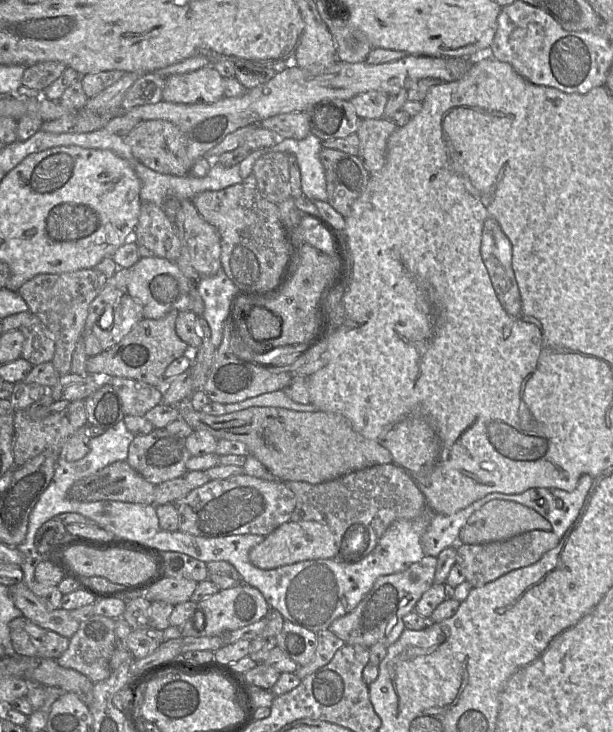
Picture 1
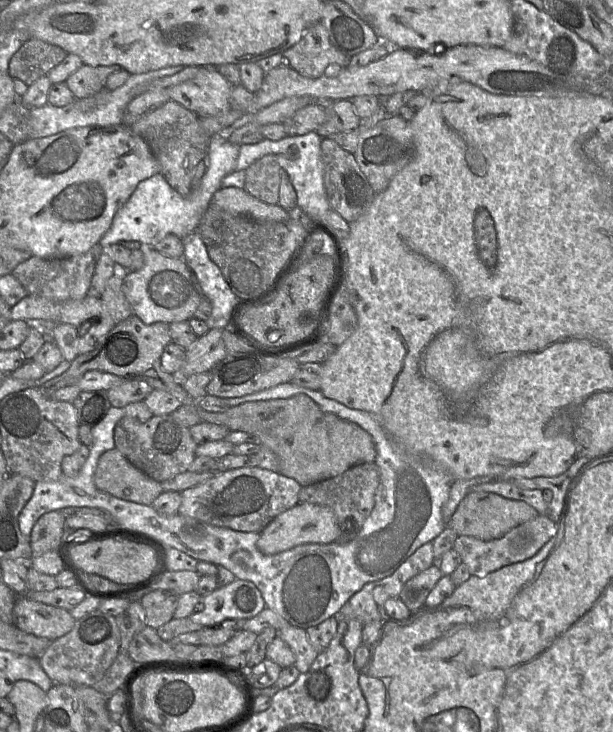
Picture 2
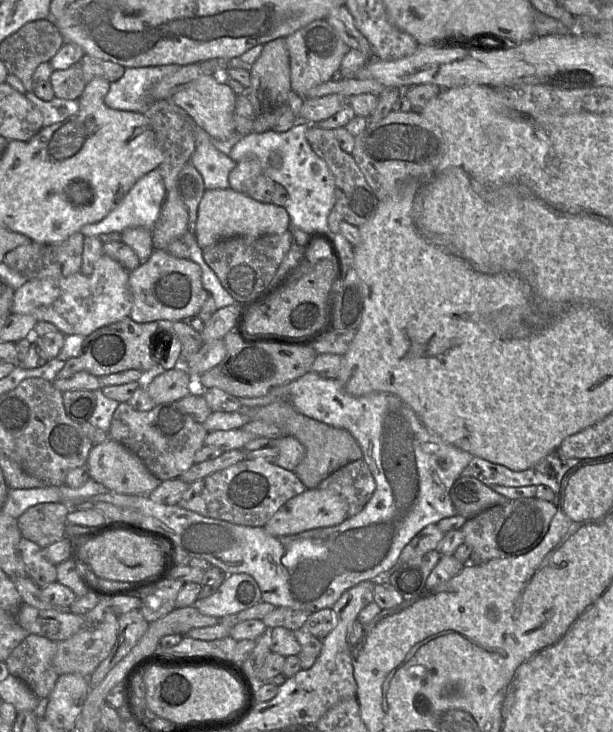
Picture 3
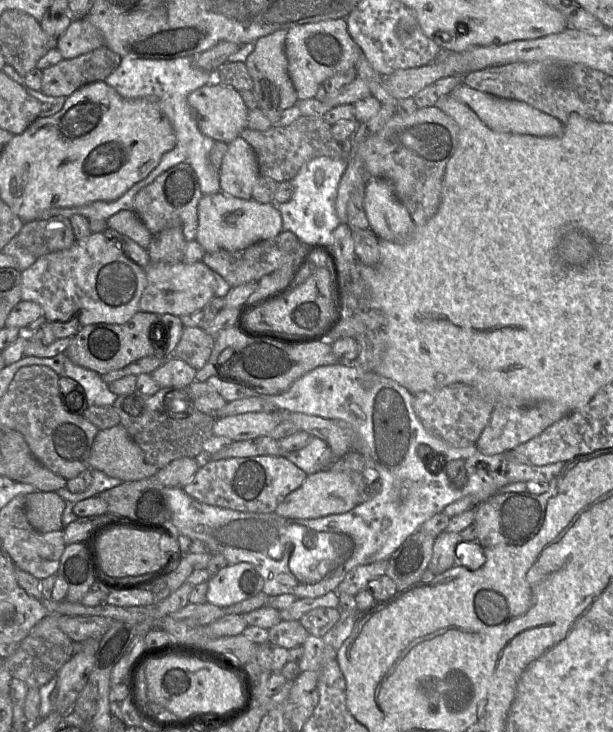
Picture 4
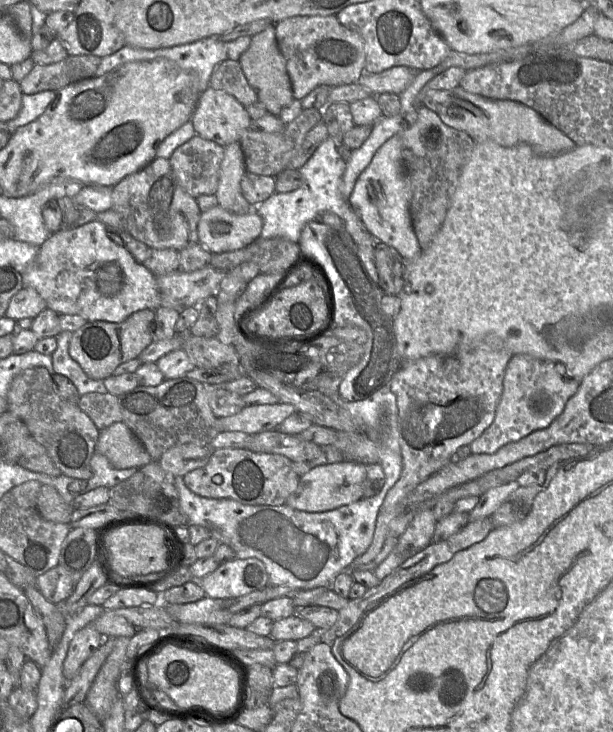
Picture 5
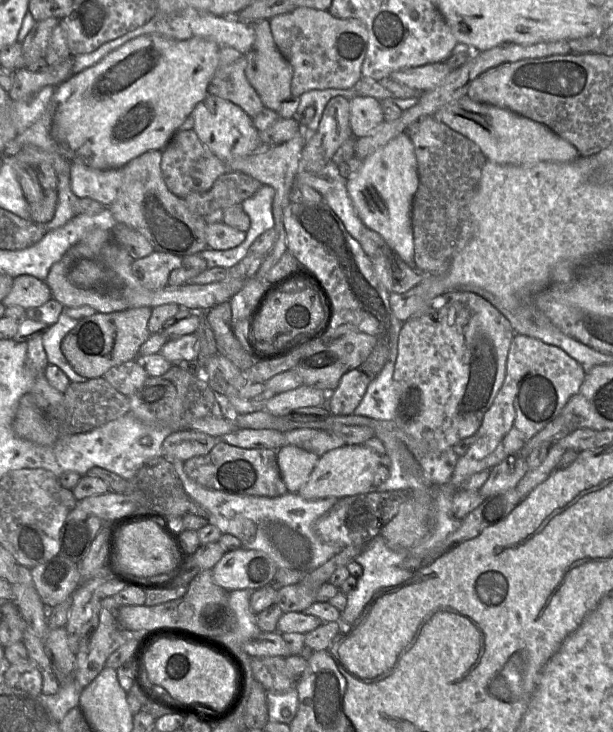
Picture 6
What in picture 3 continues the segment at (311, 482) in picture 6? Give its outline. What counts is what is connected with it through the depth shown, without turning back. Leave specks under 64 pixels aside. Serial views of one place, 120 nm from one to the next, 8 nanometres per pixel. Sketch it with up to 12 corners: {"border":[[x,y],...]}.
{"border":[[306,489],[263,528],[274,537],[339,525],[348,518],[340,495]]}

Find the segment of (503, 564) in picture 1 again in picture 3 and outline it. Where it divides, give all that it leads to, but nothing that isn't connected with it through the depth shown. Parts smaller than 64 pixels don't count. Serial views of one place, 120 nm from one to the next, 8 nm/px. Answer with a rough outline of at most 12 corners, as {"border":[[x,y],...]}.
{"border":[[523,497],[467,519],[472,563],[531,551],[553,501]]}

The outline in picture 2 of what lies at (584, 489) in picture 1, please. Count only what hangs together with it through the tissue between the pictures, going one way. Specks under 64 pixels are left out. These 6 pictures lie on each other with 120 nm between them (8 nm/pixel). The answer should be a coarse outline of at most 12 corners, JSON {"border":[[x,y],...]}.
{"border":[[577,459],[558,476],[517,478],[518,487],[553,493],[549,503],[553,521],[559,524],[569,484],[589,462]]}

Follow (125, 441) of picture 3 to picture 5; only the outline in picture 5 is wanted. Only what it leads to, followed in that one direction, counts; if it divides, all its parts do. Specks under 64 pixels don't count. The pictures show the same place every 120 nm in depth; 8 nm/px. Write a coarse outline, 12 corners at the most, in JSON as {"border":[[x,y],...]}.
{"border":[[164,379],[118,396],[123,421],[159,461],[211,446],[206,384]]}

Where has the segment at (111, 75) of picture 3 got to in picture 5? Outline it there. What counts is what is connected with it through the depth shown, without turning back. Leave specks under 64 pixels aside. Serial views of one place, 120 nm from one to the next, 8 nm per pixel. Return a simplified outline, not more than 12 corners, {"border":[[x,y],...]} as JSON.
{"border":[[68,55],[35,64],[19,84],[25,95],[59,91],[95,76],[101,58]]}

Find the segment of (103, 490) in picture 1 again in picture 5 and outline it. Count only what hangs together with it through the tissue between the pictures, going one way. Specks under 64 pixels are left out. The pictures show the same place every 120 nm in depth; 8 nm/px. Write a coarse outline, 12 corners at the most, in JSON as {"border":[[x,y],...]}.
{"border":[[124,422],[100,431],[95,452],[116,469],[152,461]]}

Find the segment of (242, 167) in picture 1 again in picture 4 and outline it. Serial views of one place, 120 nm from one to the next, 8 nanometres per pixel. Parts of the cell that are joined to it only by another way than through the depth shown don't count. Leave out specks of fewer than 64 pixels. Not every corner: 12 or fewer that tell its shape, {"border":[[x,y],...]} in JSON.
{"border":[[319,156],[274,204],[282,231],[303,243],[329,242],[345,158]]}

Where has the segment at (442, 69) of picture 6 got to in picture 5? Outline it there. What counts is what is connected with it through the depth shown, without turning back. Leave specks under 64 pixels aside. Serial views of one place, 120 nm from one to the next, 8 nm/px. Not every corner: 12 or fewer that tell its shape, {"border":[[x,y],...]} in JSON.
{"border":[[396,66],[363,73],[357,83],[373,95],[399,95],[419,71]]}

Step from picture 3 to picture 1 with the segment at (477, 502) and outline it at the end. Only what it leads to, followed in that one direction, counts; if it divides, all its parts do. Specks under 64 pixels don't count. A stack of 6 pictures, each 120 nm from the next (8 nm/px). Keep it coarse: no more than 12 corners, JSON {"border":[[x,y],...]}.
{"border":[[495,499],[471,514],[459,543],[504,541],[552,524],[530,507]]}

